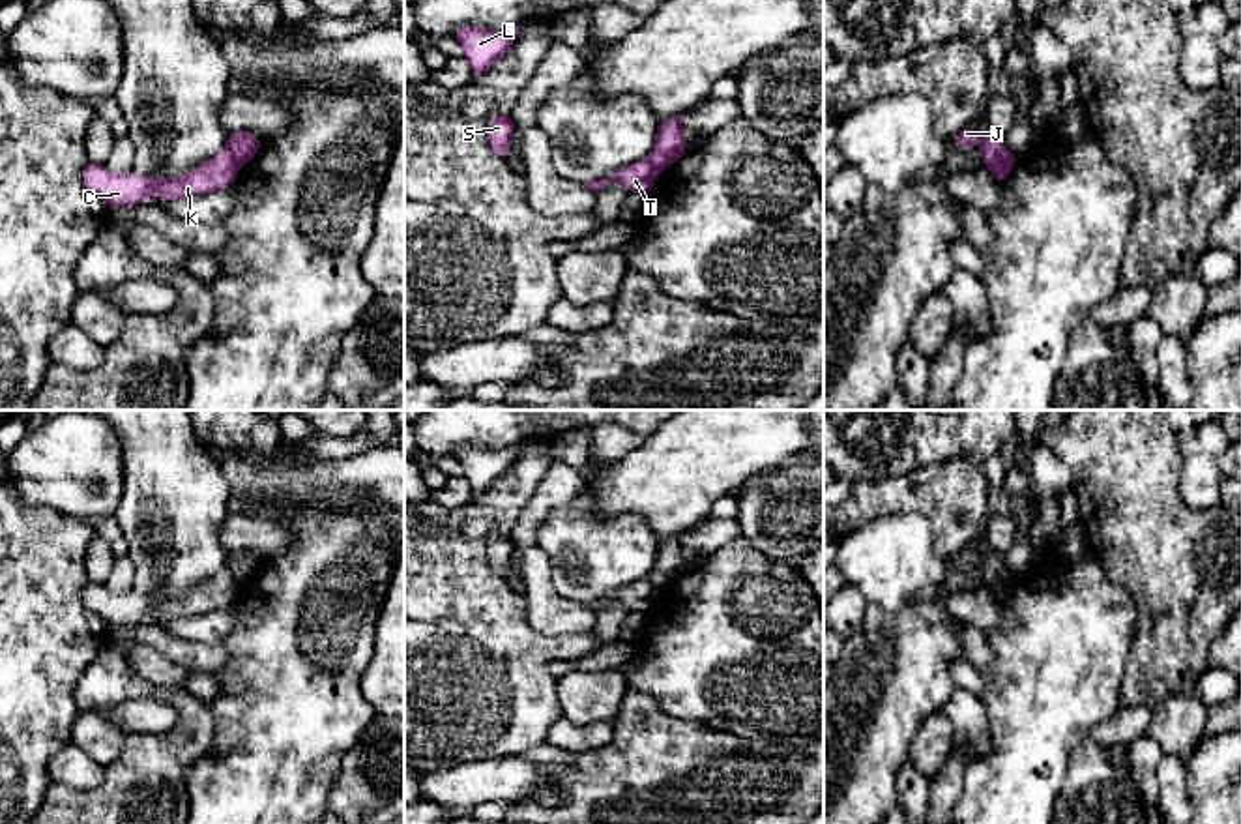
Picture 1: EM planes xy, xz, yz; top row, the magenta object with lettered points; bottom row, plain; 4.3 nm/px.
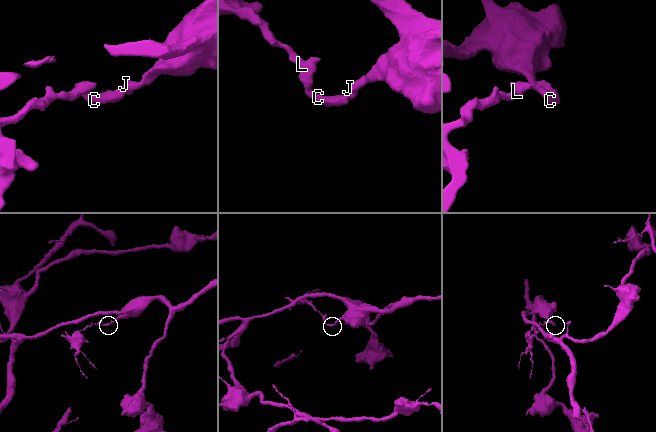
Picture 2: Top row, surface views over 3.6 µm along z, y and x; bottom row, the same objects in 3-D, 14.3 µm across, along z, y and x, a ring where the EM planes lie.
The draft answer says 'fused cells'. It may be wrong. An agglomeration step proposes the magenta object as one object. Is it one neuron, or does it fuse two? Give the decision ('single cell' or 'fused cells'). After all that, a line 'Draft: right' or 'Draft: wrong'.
fused cells
Draft: right

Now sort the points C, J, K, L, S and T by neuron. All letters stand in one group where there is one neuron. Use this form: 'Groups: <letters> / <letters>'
Groups: C K L S T / J

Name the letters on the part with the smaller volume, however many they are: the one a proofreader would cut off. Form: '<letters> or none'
C, K, L, S, T

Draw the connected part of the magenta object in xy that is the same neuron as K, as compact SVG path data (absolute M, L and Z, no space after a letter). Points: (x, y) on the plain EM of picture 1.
M221 569L198 588L193 588L182 597L165 599L140 596L135 590L127 594L114 594L105 584L88 582L82 590L84 605L95 612L109 627L135 625L150 614L159 614L167 622L212 612L230 607L234 603L238 584L230 569Z

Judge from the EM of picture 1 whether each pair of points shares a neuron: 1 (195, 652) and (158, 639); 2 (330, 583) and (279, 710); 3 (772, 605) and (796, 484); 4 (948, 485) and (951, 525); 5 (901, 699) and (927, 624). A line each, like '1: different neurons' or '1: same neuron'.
1: same neuron
2: same neuron
3: different neurons
4: same neuron
5: same neuron

